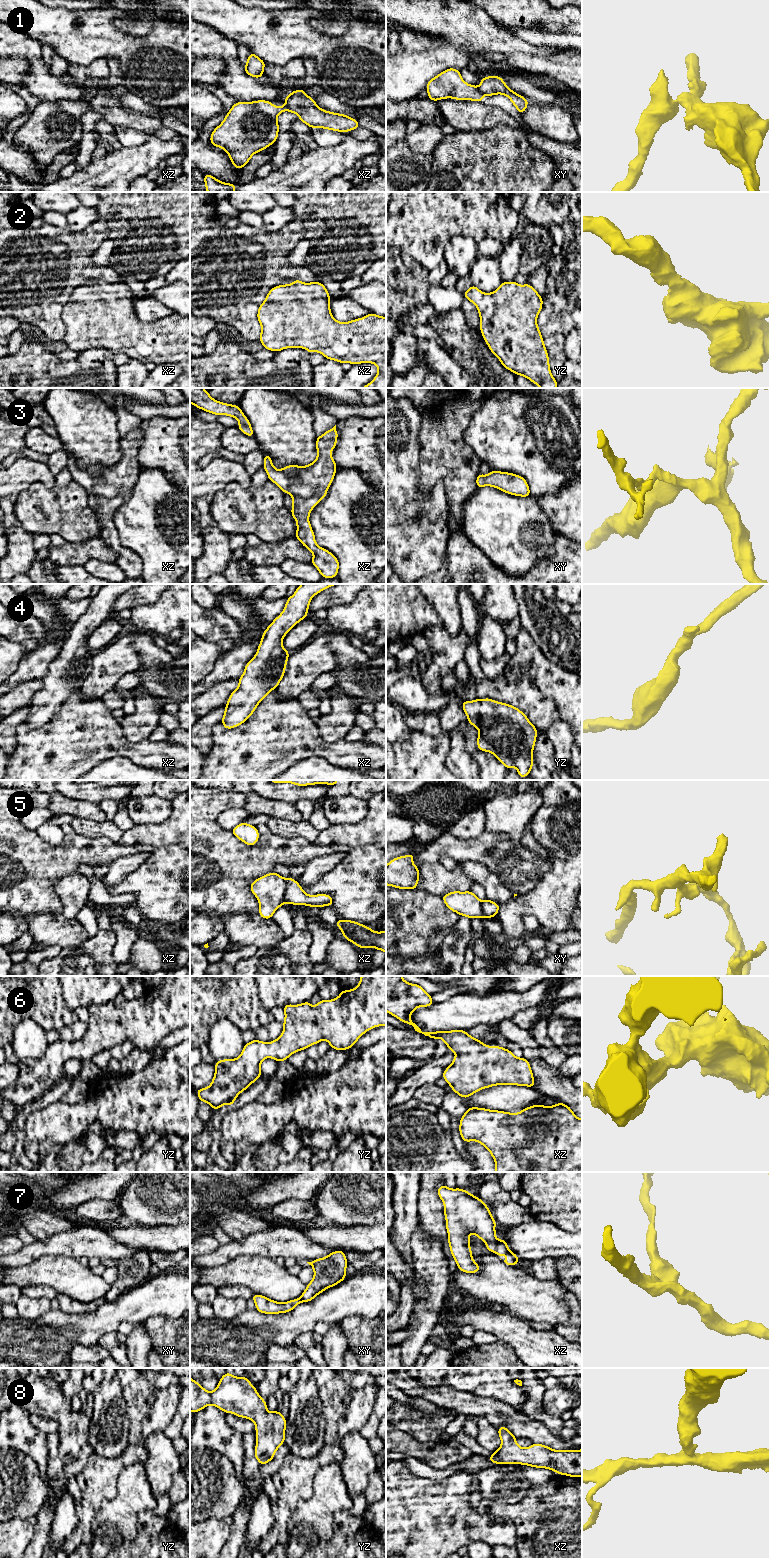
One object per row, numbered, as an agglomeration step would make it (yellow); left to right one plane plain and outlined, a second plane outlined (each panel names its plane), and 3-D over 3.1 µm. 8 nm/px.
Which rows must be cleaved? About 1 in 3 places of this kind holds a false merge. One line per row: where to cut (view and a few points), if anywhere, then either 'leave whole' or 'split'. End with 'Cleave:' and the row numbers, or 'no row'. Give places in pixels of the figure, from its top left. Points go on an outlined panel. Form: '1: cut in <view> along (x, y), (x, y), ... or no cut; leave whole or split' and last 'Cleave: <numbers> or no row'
1: cut in xy along (479, 87), (484, 94); split
2: no cut; leave whole
3: no cut; leave whole
4: no cut; leave whole
5: cut in xz along (284, 879), (286, 882), (285, 902); split
6: no cut; leave whole
7: cut in xz along (498, 1240), (497, 1246), (493, 1251); split
8: no cut; leave whole
Cleave: 1, 5, 7

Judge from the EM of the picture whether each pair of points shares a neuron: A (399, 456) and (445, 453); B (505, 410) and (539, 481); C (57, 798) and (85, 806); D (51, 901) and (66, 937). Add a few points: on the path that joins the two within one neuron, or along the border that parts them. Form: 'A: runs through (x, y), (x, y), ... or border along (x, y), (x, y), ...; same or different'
A: border along (420, 431), (418, 478); different
B: runs through (515, 428), (538, 451), (539, 463); same
C: runs through (64, 805), (78, 806); same
D: border along (62, 913), (33, 914); different

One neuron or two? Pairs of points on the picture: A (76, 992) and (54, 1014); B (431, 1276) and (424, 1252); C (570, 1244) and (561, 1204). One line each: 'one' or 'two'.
A: two
B: one
C: two

